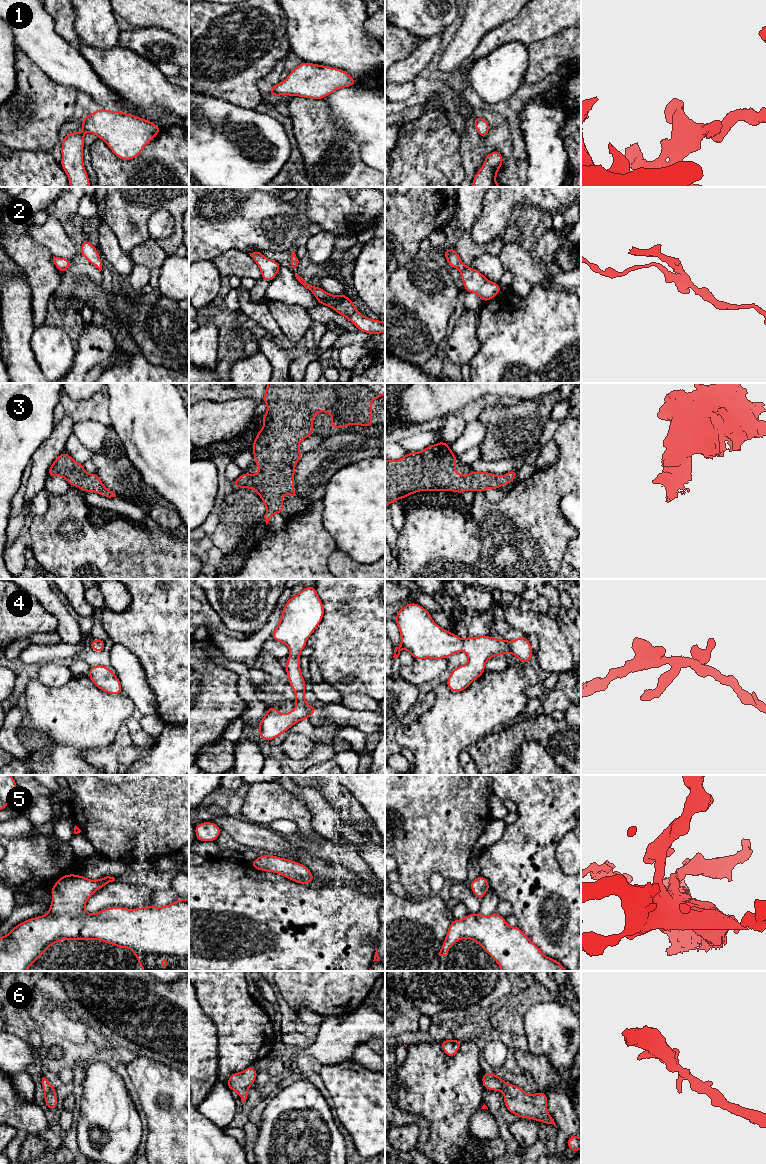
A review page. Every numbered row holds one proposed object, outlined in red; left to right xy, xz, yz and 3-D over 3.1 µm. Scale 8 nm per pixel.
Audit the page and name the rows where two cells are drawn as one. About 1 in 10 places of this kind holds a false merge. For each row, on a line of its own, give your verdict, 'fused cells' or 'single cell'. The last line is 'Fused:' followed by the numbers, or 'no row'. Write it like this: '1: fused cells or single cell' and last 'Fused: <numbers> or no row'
1: single cell
2: single cell
3: single cell
4: single cell
5: single cell
6: single cell
Fused: no row

